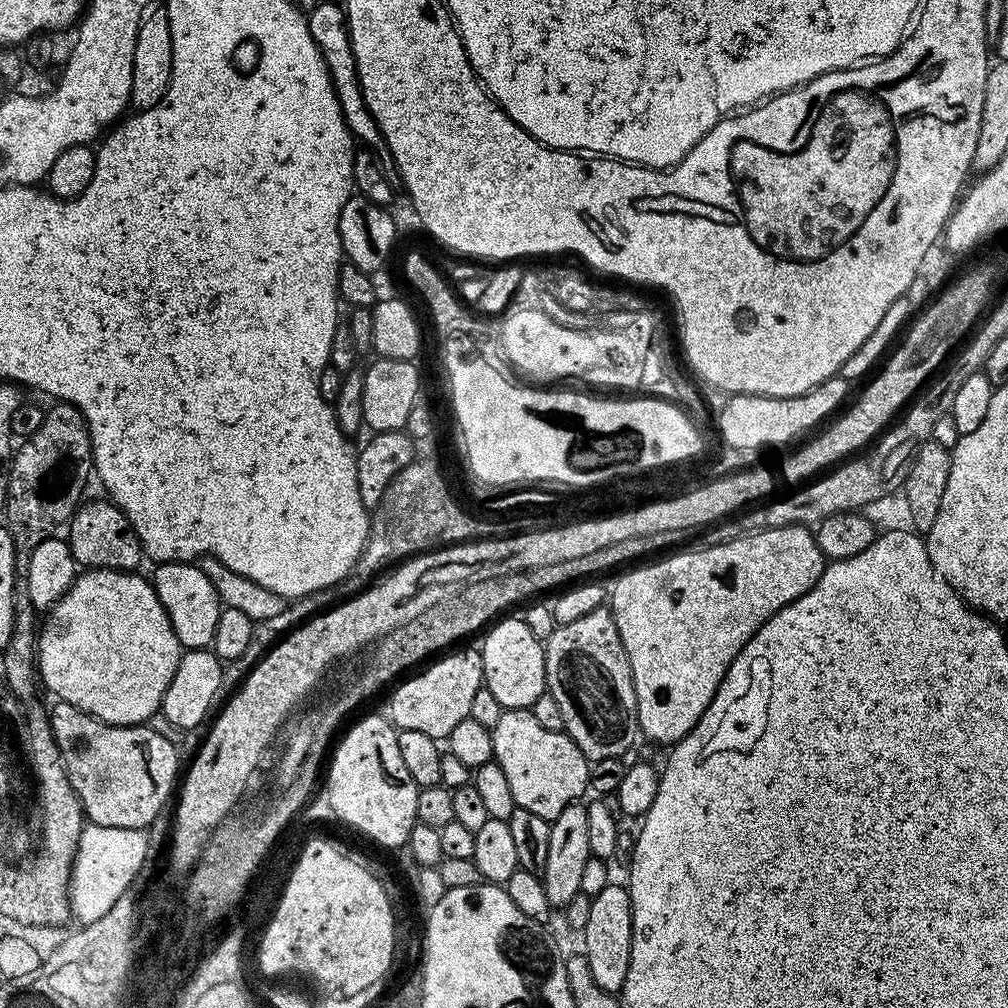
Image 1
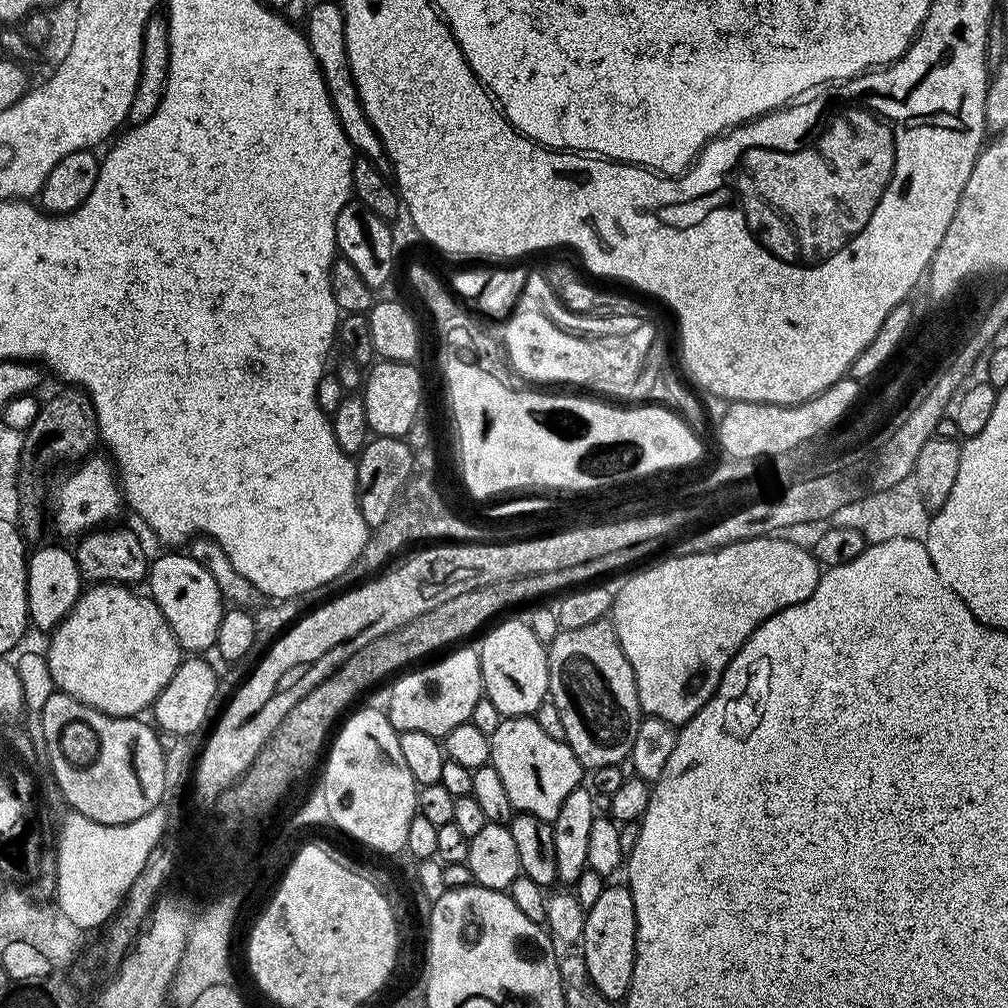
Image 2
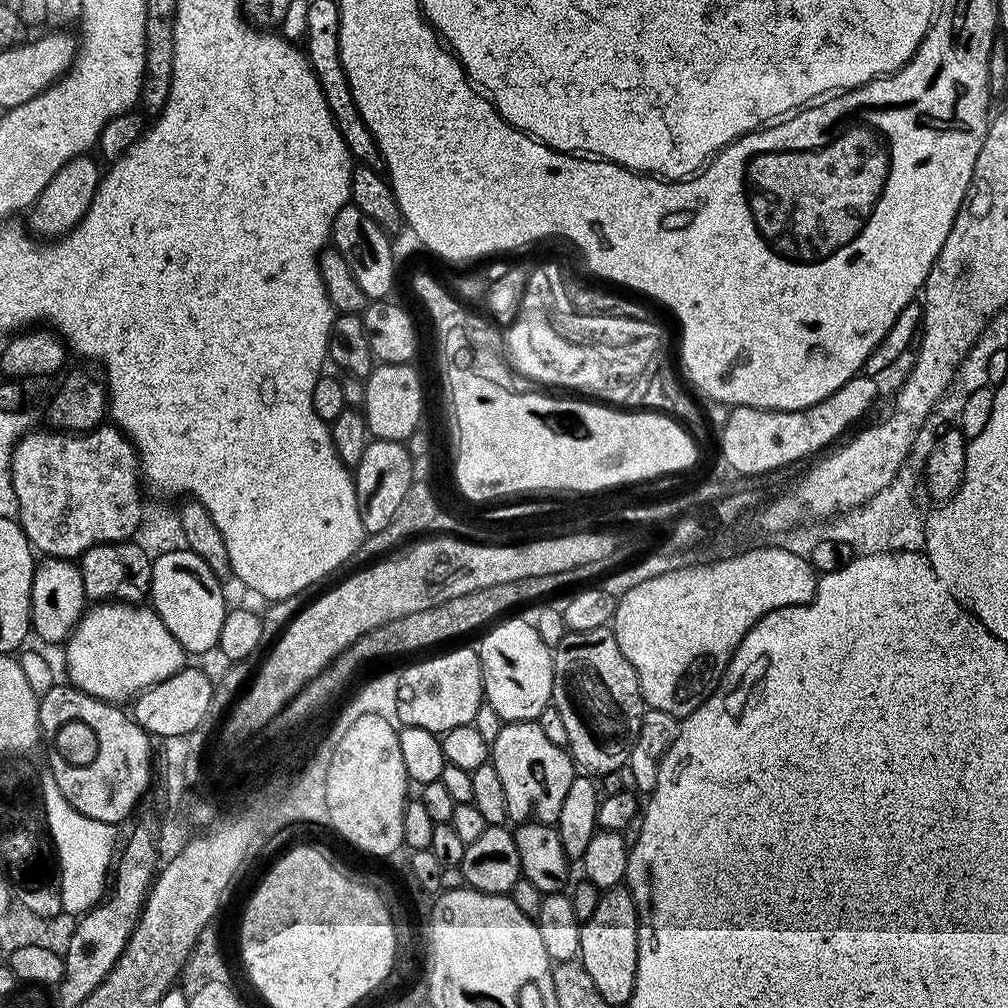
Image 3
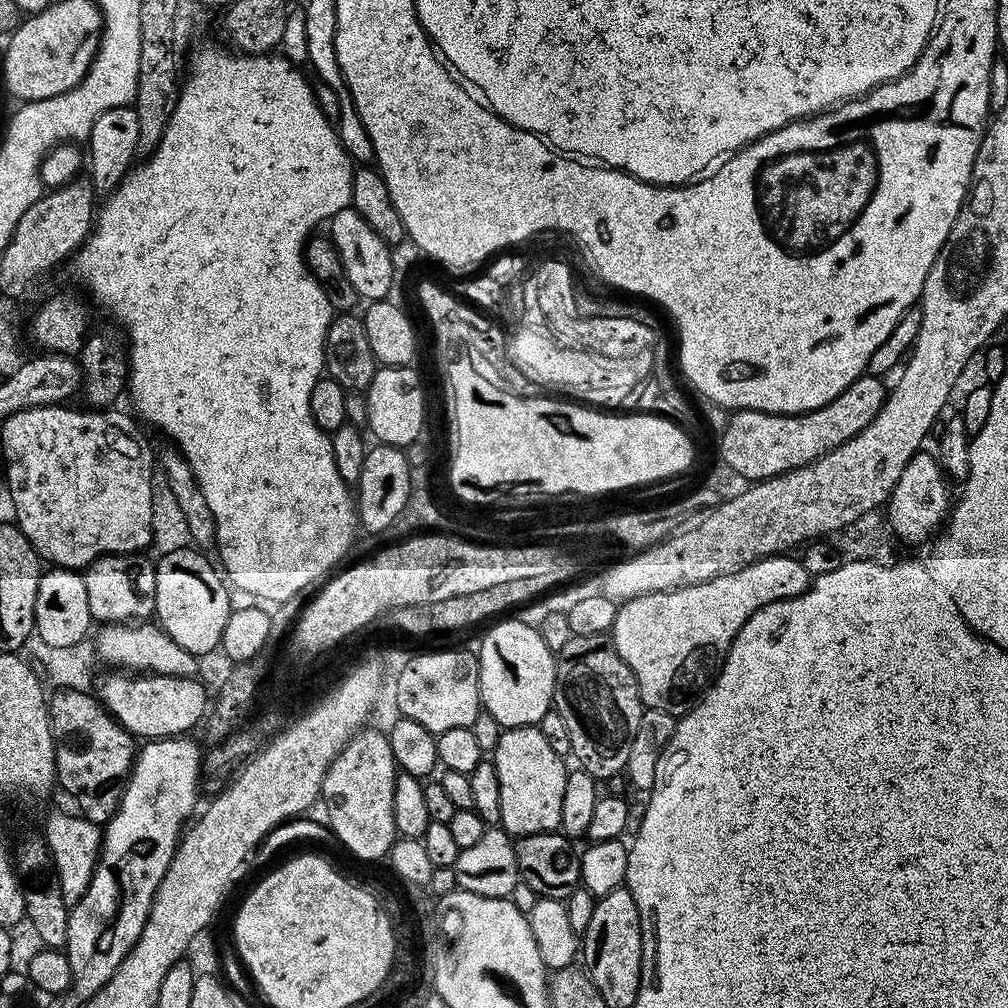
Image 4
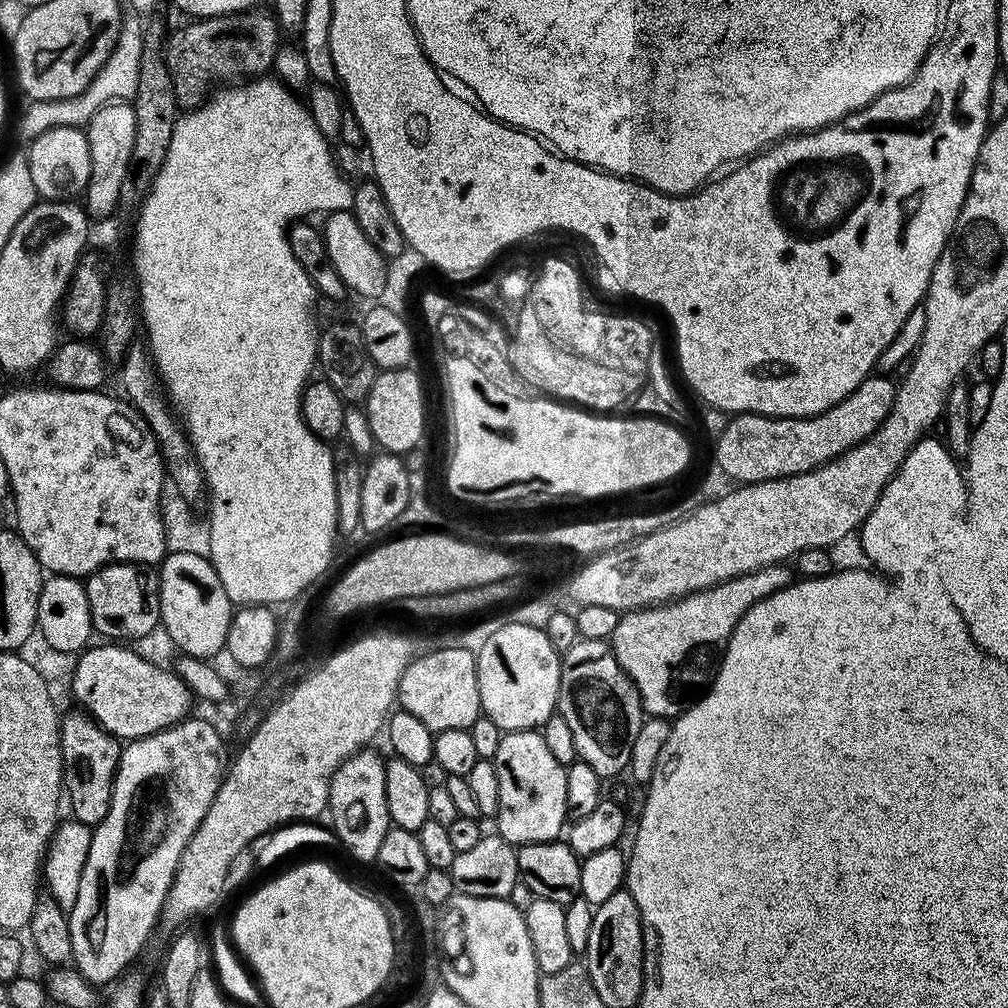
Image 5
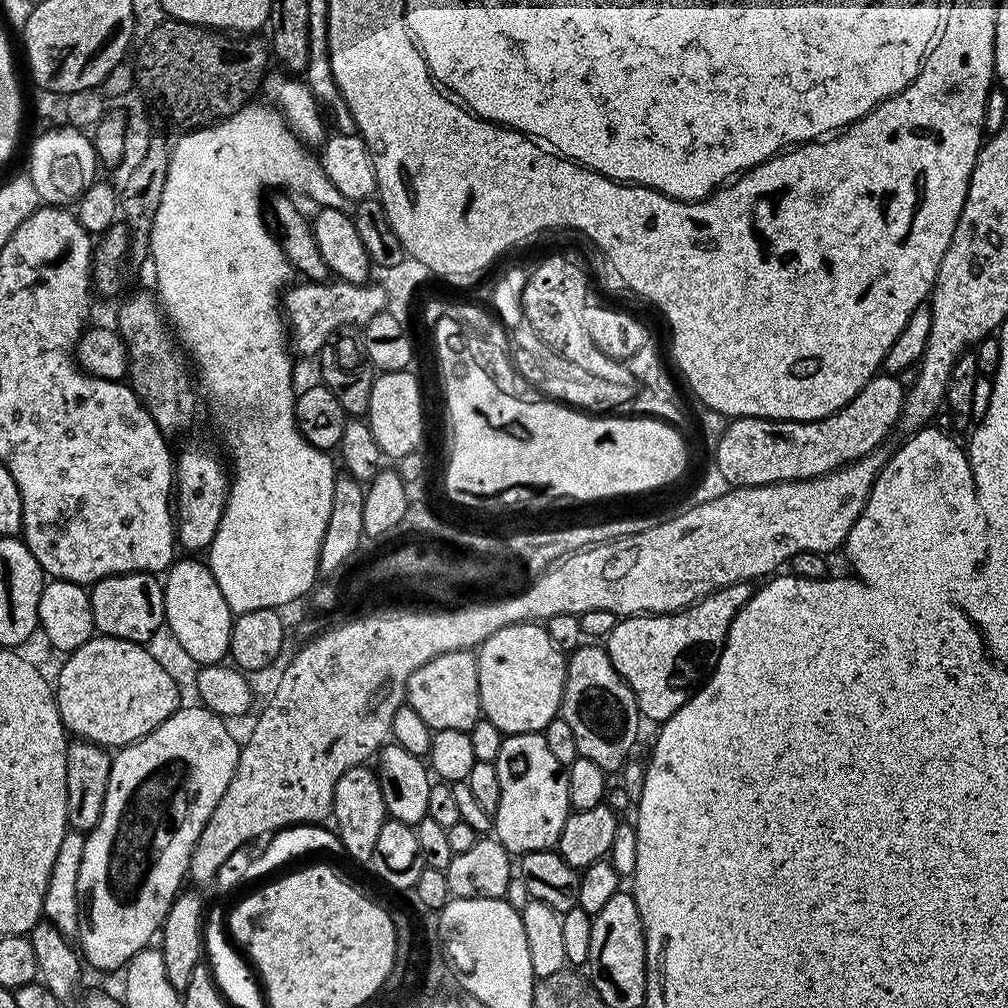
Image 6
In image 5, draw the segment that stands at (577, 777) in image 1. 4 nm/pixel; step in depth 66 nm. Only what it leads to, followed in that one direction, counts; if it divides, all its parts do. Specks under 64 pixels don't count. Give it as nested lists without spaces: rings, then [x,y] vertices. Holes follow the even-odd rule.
[[[539,731],[504,732],[495,758],[498,770],[498,814],[495,831],[513,846],[561,839],[569,819],[566,806],[567,767],[550,754]]]

